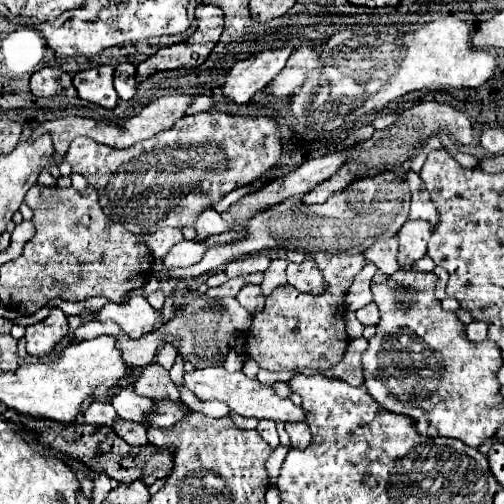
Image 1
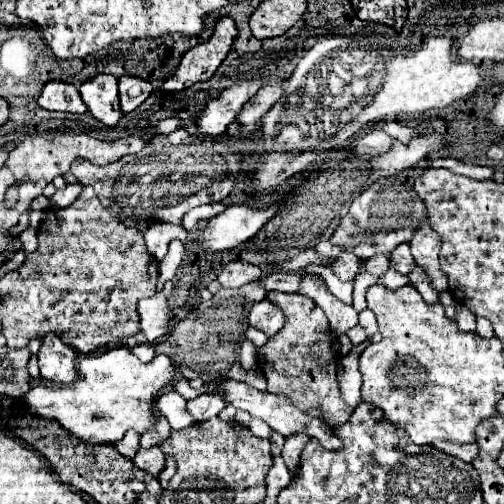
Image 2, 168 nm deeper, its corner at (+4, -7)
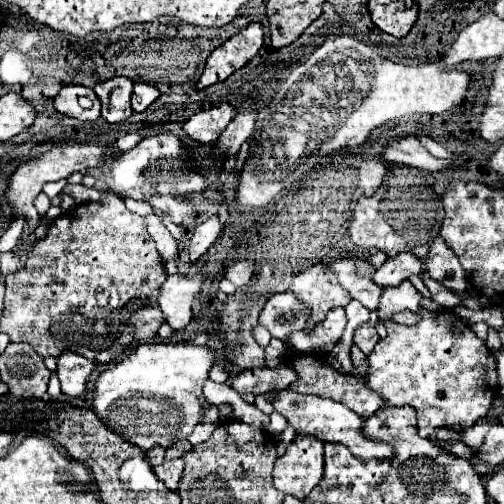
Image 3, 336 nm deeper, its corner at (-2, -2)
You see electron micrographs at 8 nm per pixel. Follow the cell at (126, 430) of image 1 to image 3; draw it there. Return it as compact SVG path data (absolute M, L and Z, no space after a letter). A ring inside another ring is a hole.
M175 458L175 460L163 460L163 464L153 468L157 478L169 488L169 490L177 490L177 482L181 478L183 472L183 460Z

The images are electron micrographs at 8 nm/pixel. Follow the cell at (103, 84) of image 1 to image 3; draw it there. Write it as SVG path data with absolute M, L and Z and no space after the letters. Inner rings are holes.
M115 76L105 82L99 82L95 88L97 98L101 100L101 116L107 122L123 122L131 116L131 90L133 82L125 76Z

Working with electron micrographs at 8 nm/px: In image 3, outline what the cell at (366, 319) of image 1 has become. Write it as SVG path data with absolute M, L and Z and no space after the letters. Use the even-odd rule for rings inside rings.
M365 322L363 326L359 326L359 328L355 330L353 340L355 340L355 344L361 348L361 352L363 352L363 354L369 354L369 352L373 350L373 346L377 344L379 334L375 332L375 326L373 326L373 324Z

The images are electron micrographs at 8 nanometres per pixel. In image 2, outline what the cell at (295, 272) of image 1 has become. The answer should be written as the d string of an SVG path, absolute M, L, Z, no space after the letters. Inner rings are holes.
M307 275L301 283L303 295L309 295L329 317L329 327L333 333L345 333L347 329L359 323L359 315L351 305L345 305L337 297L333 297L325 285L321 285L317 275Z

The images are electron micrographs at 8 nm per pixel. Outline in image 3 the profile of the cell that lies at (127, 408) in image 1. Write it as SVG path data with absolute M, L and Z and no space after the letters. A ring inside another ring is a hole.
M185 440L185 442L175 442L175 444L171 444L169 448L165 448L165 458L167 460L171 460L171 458L179 458L179 456L183 456L187 450L191 450L191 444Z

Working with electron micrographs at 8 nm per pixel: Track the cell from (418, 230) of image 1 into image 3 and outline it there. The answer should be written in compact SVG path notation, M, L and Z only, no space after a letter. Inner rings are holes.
M401 252L389 258L375 272L375 282L379 286L399 286L399 282L407 280L411 274L421 274L421 272L423 272L423 262L411 252Z

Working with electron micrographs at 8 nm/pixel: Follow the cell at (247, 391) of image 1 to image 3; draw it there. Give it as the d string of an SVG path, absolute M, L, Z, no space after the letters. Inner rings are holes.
M291 388L275 392L275 396L271 398L271 404L275 406L275 412L283 414L287 418L287 422L297 430L297 434L315 434L319 440L323 442L333 442L333 444L343 444L351 450L351 454L355 454L357 458L369 460L369 458L391 458L391 446L389 444L377 444L373 440L363 438L361 428L363 428L363 418L357 416L355 412L351 412L347 406L327 400L327 398L319 398L319 396L309 396L309 394L299 394Z

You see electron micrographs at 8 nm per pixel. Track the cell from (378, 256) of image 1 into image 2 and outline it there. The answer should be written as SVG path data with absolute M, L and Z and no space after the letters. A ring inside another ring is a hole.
M373 255L363 265L365 265L367 273L371 273L373 277L381 277L389 269L389 259L387 259L387 255Z

